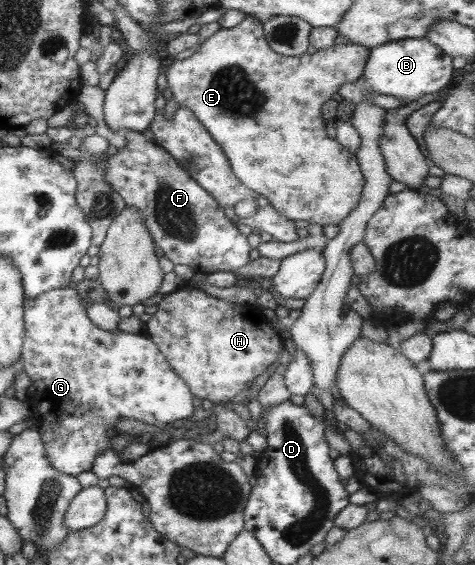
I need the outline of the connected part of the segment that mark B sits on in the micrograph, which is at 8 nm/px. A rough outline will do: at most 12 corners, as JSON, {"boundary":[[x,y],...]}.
{"boundary":[[427,38],[368,48],[363,80],[405,105],[451,80]]}

